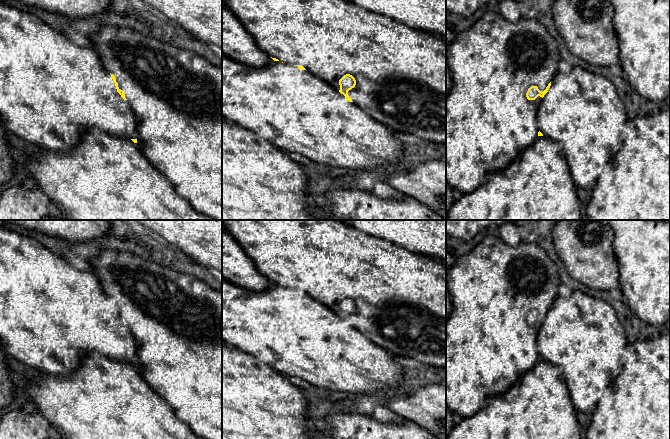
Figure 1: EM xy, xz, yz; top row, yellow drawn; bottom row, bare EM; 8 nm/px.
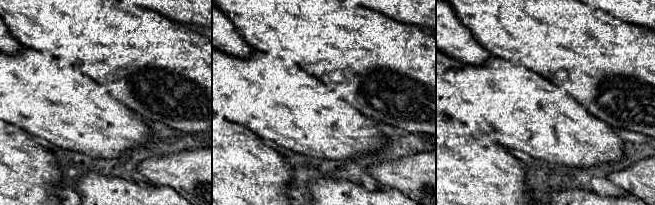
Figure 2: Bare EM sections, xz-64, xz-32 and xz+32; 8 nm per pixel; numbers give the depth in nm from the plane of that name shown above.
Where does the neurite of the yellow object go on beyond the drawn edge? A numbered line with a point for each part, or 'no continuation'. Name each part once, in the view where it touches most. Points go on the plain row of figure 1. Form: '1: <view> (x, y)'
1: xy (52, 315)

